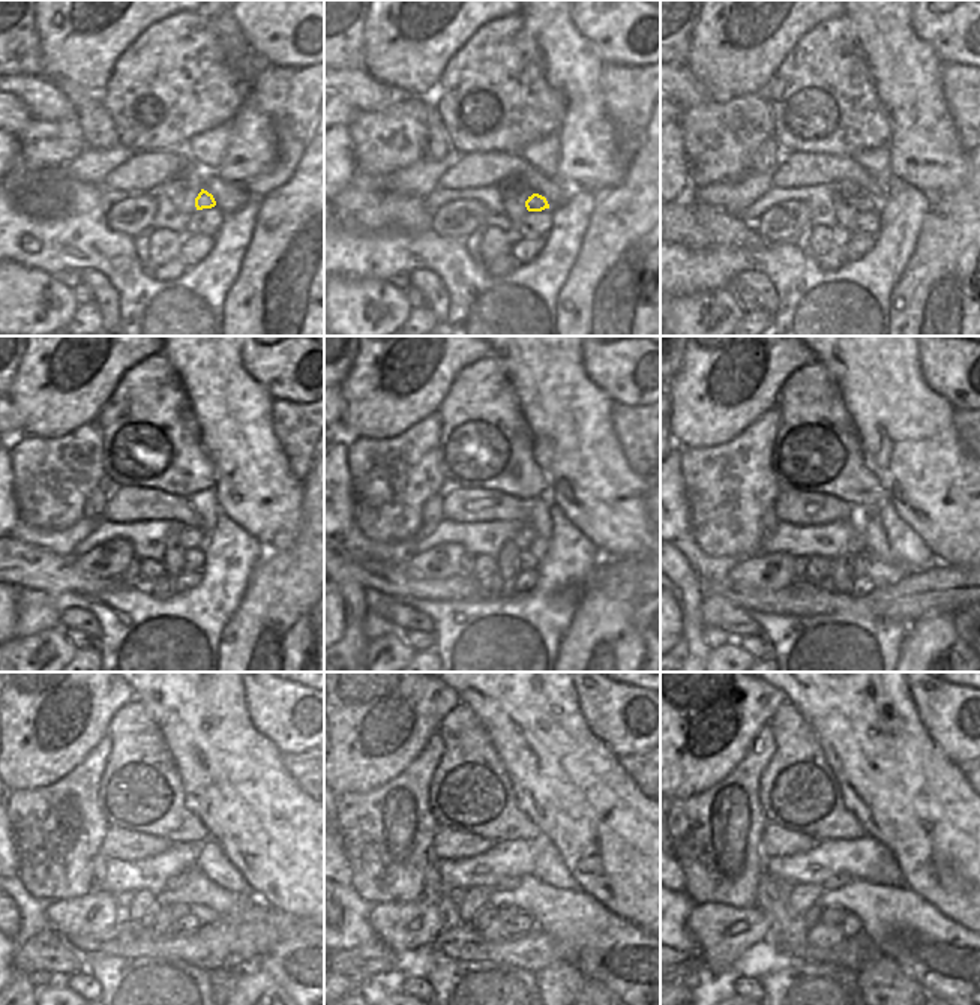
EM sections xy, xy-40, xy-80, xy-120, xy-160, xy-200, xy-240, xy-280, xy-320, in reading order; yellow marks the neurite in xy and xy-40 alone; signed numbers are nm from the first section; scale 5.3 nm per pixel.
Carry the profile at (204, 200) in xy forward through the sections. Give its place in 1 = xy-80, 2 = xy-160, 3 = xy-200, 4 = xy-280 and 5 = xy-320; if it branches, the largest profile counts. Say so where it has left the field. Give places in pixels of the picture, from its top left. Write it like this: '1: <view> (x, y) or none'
1: xy-80 (866, 203)
2: xy-160 (526, 537)
3: xy-200 (856, 545)
4: xy-280 (509, 882)
5: xy-320 (836, 881)

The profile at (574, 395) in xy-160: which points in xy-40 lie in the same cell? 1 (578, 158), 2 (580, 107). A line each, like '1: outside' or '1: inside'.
1: inside
2: inside

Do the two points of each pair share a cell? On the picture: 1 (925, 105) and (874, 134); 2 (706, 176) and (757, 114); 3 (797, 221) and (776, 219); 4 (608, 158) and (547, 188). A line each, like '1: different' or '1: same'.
1: different
2: same
3: same
4: different

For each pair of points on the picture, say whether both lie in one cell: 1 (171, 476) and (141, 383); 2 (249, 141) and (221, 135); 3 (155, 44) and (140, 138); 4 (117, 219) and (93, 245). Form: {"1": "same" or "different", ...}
{"1": "same", "2": "different", "3": "same", "4": "different"}

